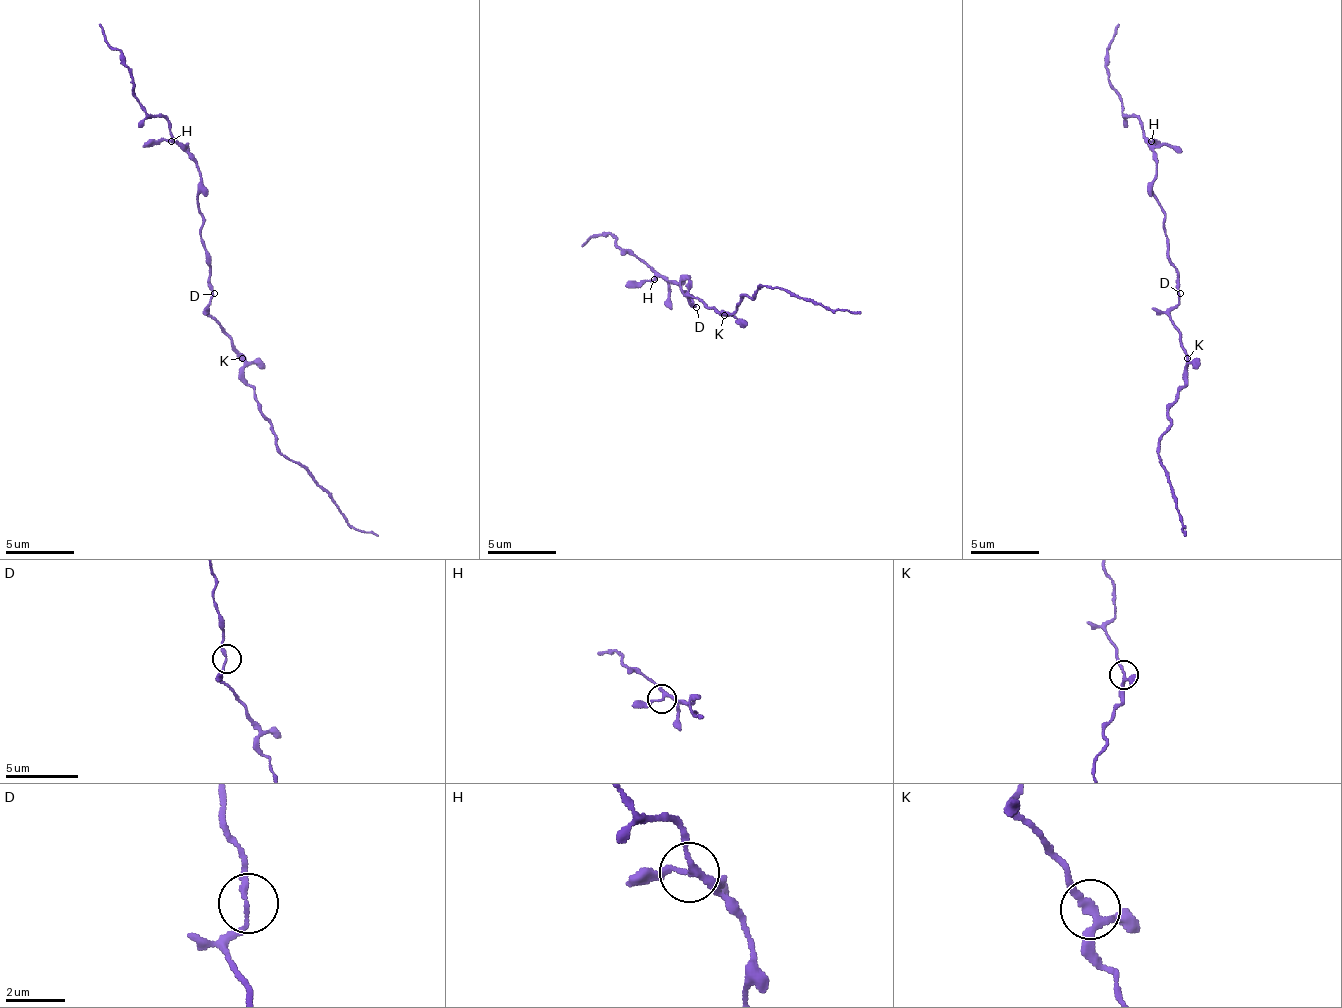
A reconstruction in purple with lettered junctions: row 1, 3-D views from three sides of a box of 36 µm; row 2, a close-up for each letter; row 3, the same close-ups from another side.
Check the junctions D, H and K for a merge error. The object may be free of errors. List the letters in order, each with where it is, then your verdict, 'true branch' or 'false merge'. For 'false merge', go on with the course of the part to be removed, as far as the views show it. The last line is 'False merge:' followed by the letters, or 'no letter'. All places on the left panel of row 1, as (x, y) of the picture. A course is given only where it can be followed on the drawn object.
D: at (214, 293); true branch
H: at (171, 141); true branch
K: at (242, 358); true branch
False merge: no letter

